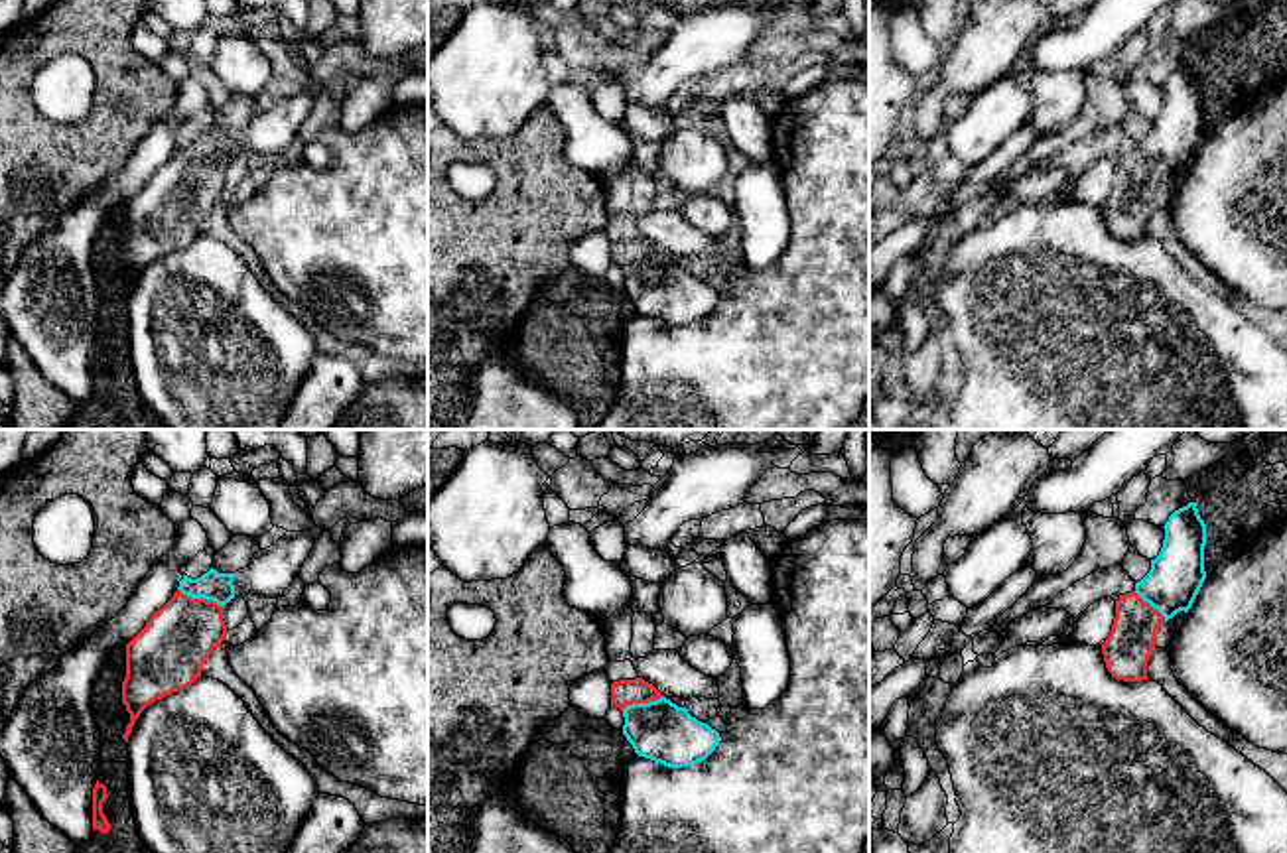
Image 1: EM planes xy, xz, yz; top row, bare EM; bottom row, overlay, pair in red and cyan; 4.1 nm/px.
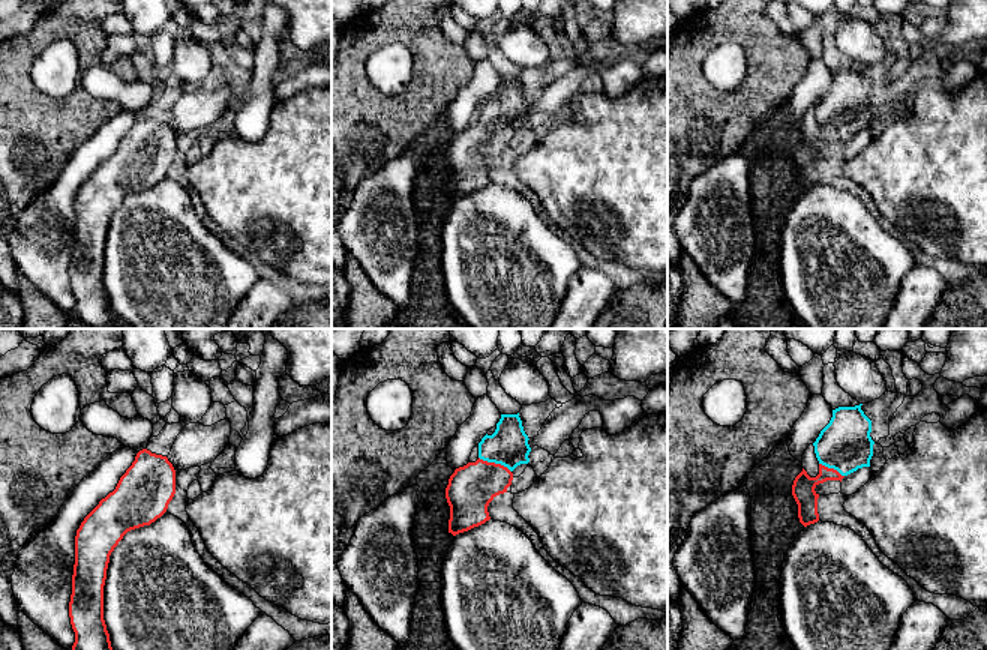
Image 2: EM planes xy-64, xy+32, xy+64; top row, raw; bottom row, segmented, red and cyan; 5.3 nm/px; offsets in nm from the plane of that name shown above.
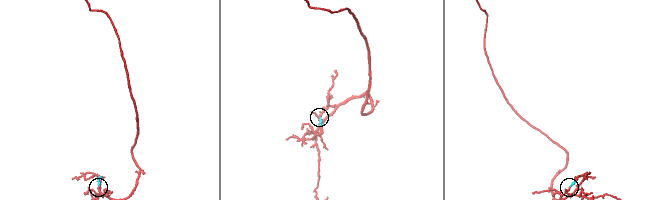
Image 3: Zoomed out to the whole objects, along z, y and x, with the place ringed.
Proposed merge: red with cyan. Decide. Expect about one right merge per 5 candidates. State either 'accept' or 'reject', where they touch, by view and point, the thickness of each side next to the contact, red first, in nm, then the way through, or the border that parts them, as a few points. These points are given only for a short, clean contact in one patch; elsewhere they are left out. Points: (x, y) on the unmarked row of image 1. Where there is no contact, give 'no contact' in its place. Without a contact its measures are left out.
accept; meets red in xy at (200, 158); 300 nm thick on the red side, 120 nm on the other; runs through xy (170, 209), (190, 184), (200, 158), (211, 144)

